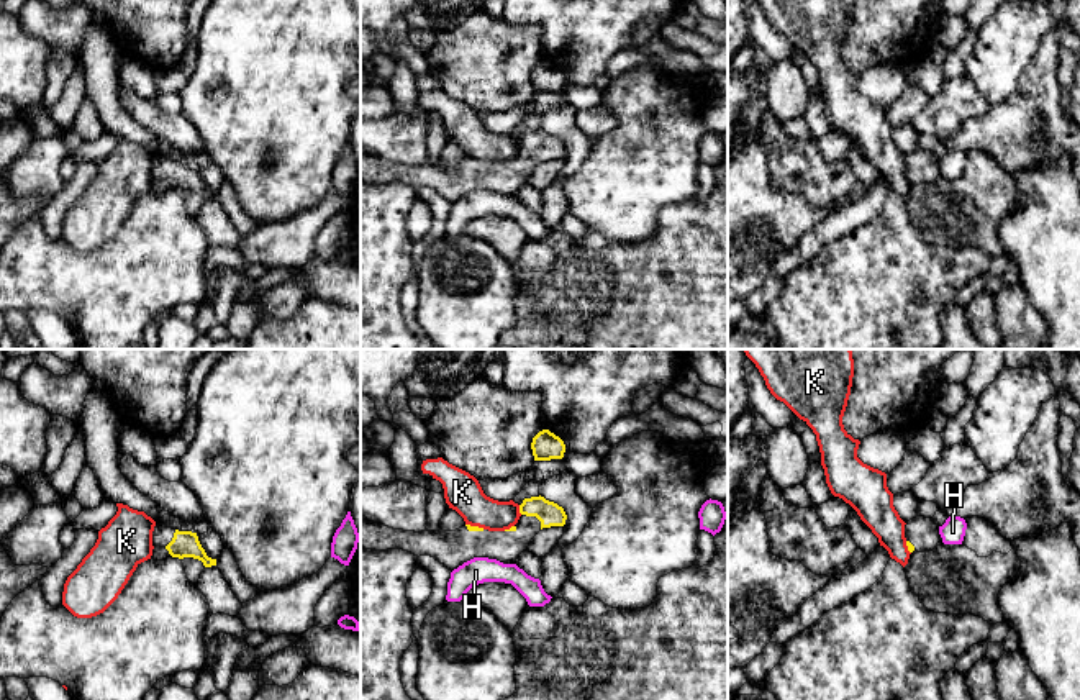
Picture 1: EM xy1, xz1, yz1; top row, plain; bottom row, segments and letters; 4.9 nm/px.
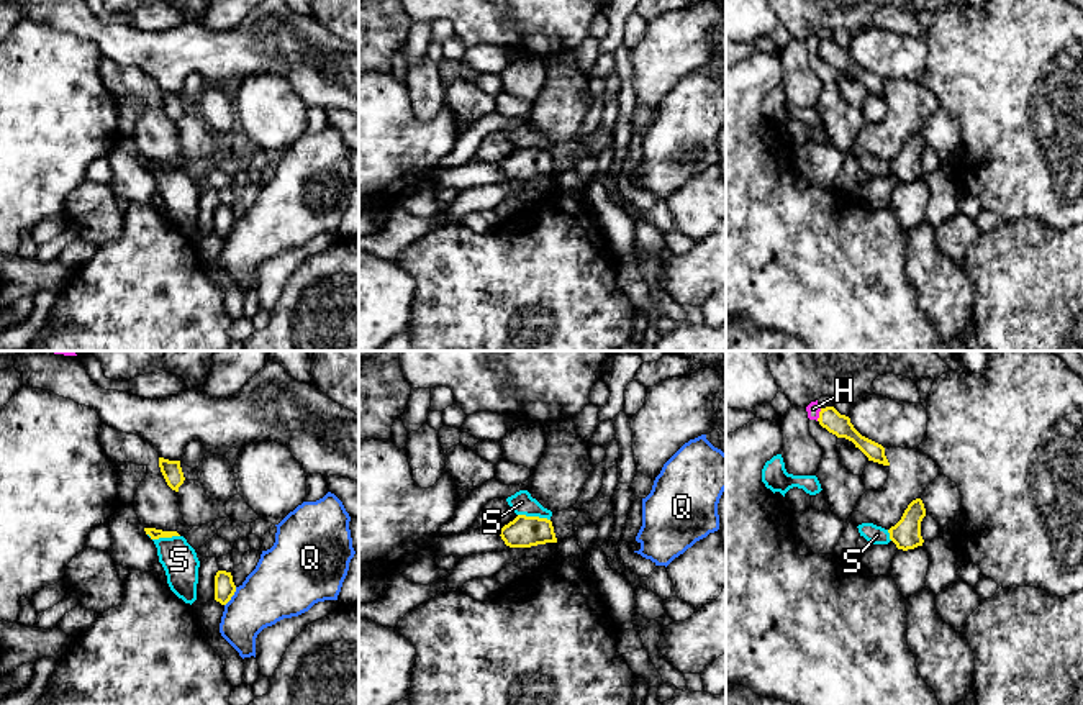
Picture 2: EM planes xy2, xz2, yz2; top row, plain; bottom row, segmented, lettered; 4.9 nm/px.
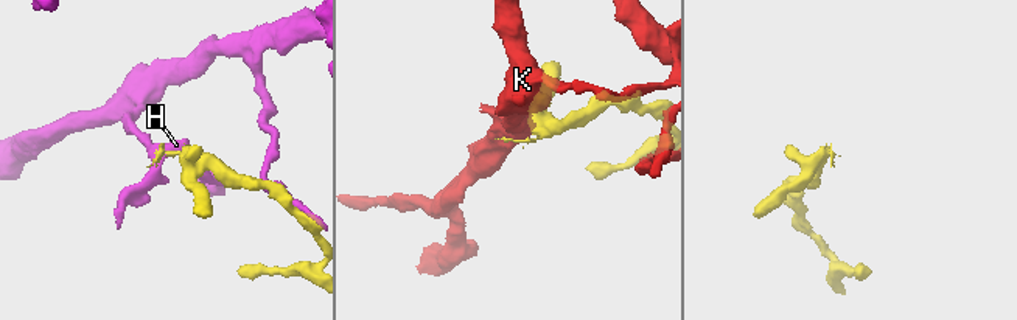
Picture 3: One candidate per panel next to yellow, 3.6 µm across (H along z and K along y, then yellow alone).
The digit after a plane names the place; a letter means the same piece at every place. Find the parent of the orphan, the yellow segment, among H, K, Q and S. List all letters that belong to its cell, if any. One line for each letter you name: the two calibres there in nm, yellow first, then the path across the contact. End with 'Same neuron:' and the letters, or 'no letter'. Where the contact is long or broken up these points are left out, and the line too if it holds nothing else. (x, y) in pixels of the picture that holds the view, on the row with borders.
Same neuron: no letter

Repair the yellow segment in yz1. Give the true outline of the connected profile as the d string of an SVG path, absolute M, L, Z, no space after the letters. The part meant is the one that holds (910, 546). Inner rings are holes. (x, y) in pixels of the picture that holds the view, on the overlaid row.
M916 516L905 525L905 538L908 551L933 551L934 548L944 544L939 534L939 526L933 518Z

